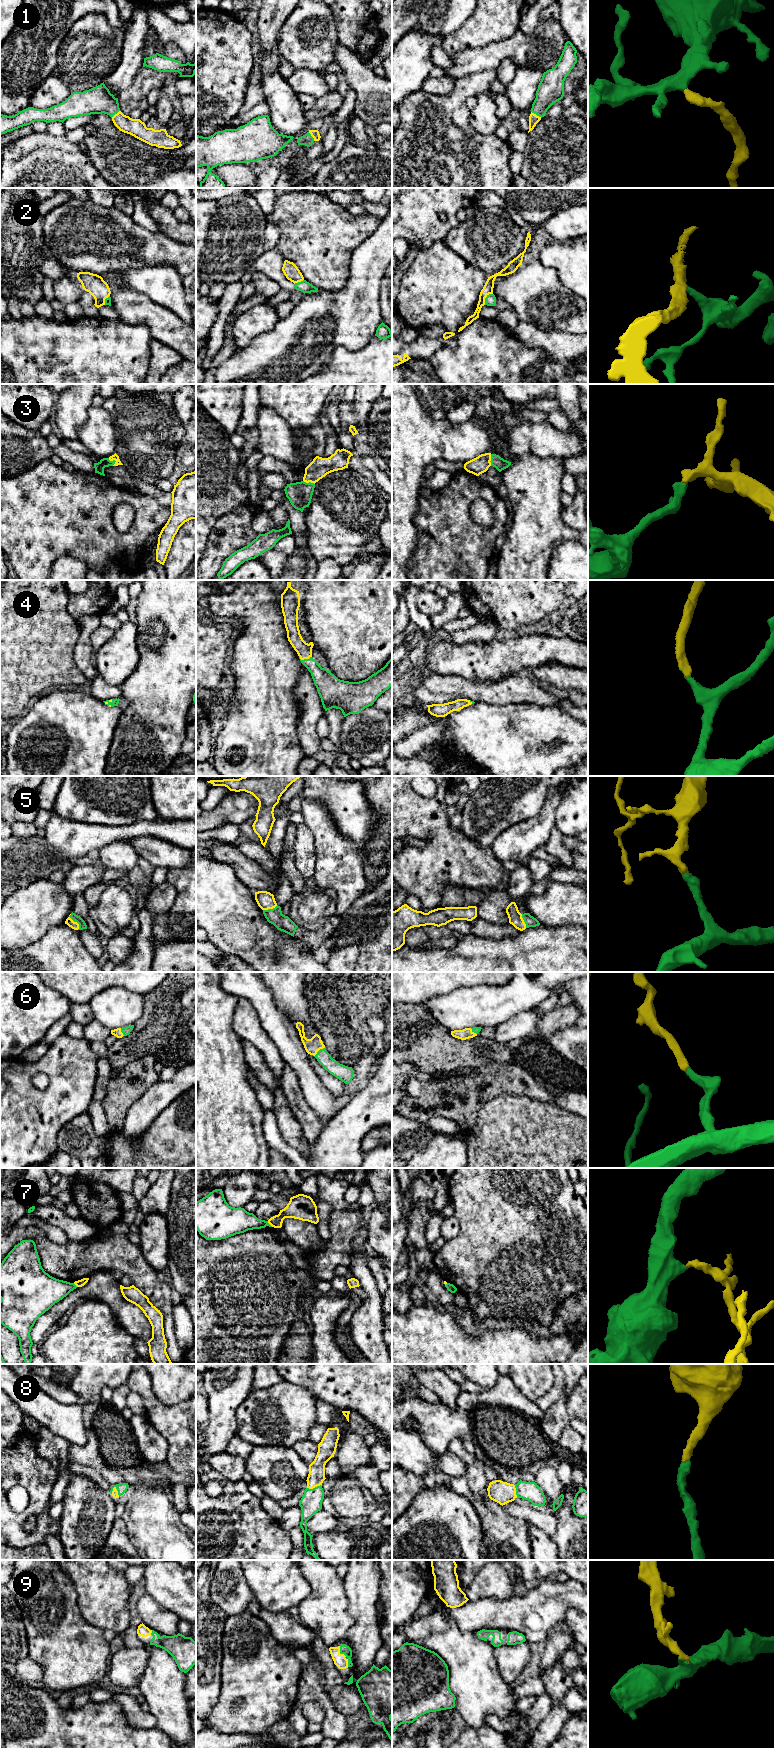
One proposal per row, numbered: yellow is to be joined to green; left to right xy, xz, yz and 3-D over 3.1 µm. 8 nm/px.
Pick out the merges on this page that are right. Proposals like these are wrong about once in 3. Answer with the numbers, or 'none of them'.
1, 2, 3, 4, 5, 6, 8, 9

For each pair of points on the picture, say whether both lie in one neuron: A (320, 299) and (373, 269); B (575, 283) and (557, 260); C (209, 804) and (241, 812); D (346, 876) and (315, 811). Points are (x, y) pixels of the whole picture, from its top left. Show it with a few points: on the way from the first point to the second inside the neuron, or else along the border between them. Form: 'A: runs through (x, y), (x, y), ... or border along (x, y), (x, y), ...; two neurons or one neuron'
A: runs through (333, 298), (345, 297), (360, 282); one neuron
B: runs through (574, 277), (563, 266); one neuron
C: border along (227, 793), (213, 808), (206, 811); two neurons
D: runs through (338, 860), (327, 840), (323, 827); one neuron

